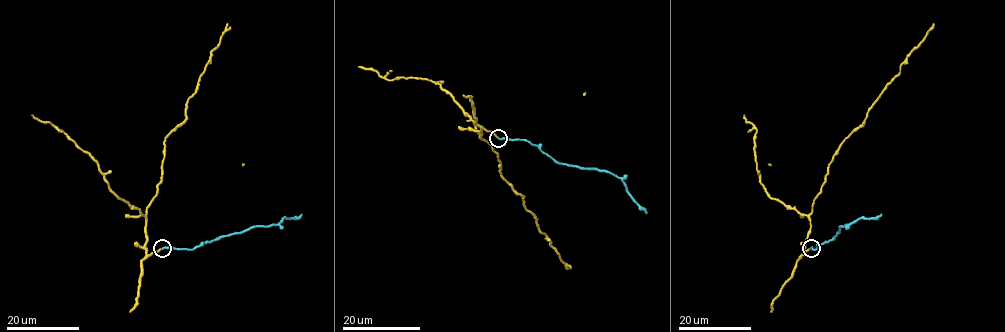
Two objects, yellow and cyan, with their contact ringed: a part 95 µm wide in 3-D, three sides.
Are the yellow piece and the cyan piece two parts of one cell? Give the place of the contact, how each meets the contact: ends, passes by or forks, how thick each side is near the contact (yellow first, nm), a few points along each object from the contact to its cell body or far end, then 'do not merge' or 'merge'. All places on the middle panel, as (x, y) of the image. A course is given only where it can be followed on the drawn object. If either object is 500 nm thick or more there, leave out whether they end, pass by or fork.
(498, 138) | yellow ends | cyan ends | 180/200 nm | yellow via (497, 138), (480, 131), (497, 153), (501, 176), (524, 197), (525, 208), (567, 269) | cyan via (498, 138), (528, 141), (559, 163), (614, 174), (646, 213) | merge

